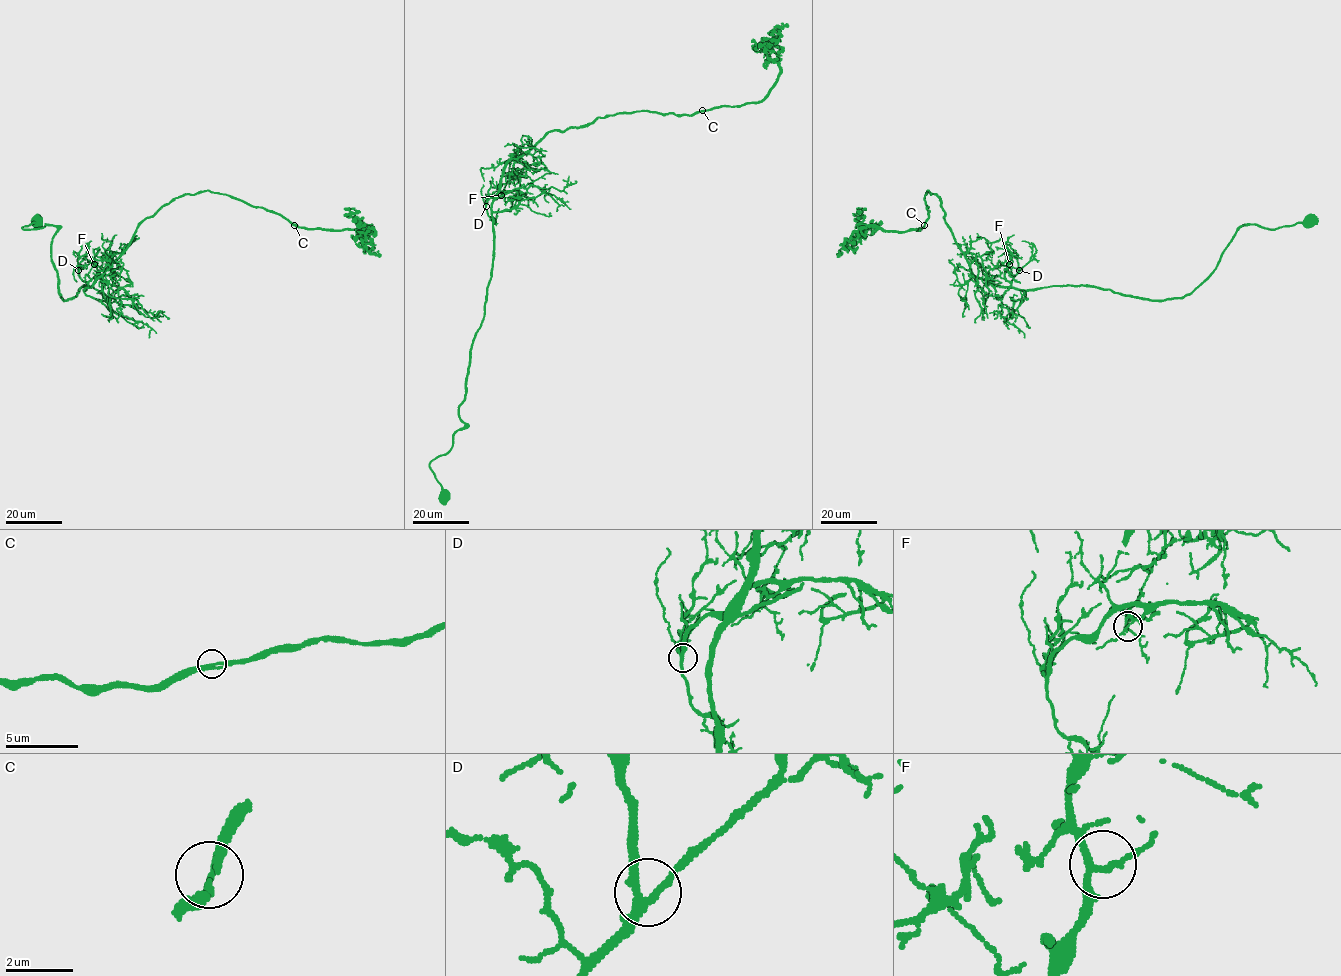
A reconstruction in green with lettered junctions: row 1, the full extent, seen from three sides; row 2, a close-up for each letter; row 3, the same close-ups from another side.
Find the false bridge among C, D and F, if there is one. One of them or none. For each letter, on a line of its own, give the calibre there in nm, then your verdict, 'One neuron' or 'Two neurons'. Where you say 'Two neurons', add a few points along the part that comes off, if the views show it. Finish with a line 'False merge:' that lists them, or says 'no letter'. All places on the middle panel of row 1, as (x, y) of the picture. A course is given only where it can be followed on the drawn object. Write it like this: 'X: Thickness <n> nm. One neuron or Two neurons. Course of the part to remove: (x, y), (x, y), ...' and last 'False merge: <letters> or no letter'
C: Thickness 200 nm. One neuron
D: Thickness 200 nm. One neuron
F: Thickness 180 nm. One neuron
False merge: no letter

